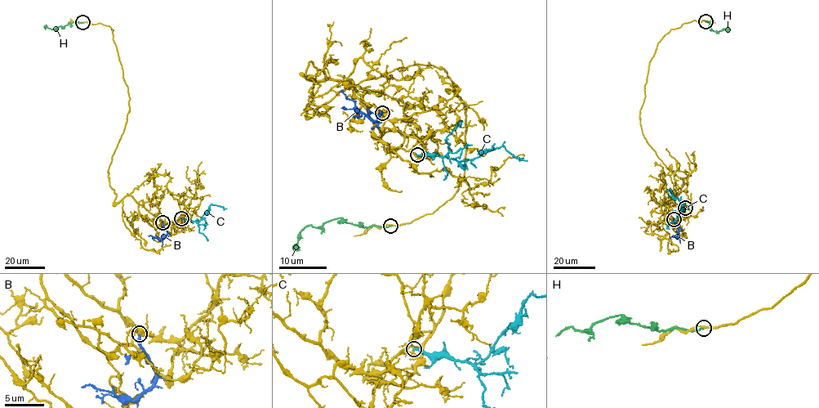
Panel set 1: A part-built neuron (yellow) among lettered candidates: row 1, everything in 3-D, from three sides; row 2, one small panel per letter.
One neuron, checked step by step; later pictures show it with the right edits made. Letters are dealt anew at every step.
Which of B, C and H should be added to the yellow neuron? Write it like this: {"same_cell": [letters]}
{"same_cell": []}

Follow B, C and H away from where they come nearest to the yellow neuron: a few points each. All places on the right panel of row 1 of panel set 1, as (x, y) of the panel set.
B: (674, 219), (678, 232), (677, 235), (671, 237)
C: (685, 208), (682, 208), (679, 200), (670, 190)
H: (705, 20), (710, 23), (710, 29), (718, 32), (725, 29), (728, 32)

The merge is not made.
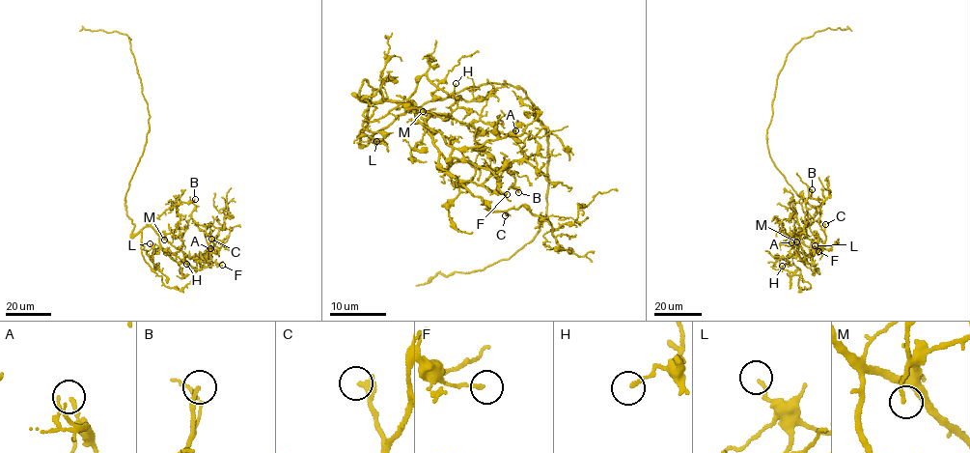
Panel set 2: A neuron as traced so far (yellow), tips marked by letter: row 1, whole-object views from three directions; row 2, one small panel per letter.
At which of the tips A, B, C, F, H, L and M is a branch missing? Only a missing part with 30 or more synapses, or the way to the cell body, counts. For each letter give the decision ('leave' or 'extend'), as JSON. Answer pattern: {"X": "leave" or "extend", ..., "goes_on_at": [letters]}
{"A": "leave", "B": "extend", "C": "extend", "F": "leave", "H": "leave", "L": "leave", "M": "leave", "goes_on_at": ["B", "C"]}

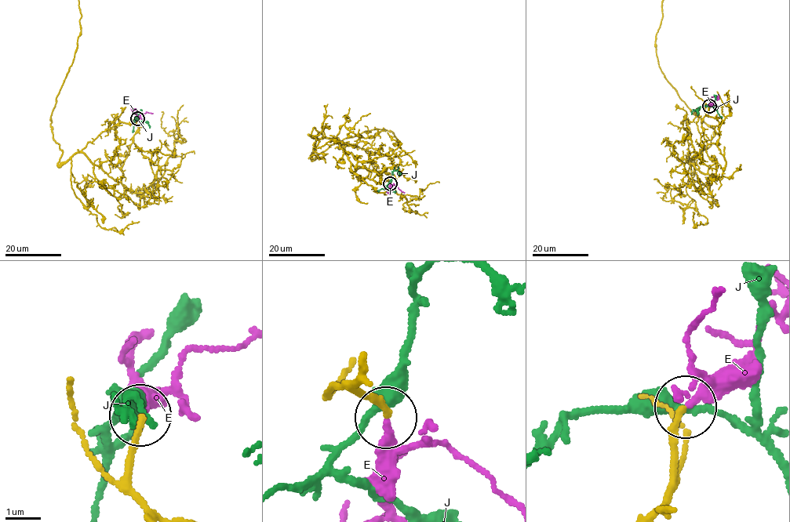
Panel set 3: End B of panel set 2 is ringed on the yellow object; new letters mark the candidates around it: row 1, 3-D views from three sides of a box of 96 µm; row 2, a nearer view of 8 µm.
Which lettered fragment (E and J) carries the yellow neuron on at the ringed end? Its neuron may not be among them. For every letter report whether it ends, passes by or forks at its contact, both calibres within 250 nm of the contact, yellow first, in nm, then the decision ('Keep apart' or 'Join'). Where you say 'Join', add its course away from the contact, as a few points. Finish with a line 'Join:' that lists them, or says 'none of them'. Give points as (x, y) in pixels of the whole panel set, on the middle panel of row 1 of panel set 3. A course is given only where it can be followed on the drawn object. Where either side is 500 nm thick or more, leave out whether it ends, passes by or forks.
E: It passes by. Thickness 170 nm (yellow) against 190 nm. Join. Its course: (390, 183), (405, 192)
J: It passes by. Thickness 180 nm (yellow) against 440 nm. Keep apart
Join: E

